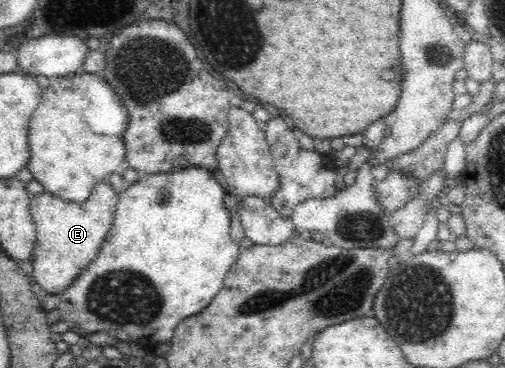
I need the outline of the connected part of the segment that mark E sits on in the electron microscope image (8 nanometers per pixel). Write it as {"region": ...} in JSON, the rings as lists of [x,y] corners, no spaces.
{"region":[[[106,181],[95,184],[89,198],[76,203],[63,200],[50,192],[30,195],[29,212],[36,226],[32,252],[34,282],[45,294],[59,296],[97,257],[109,232],[118,203],[118,192]]]}

